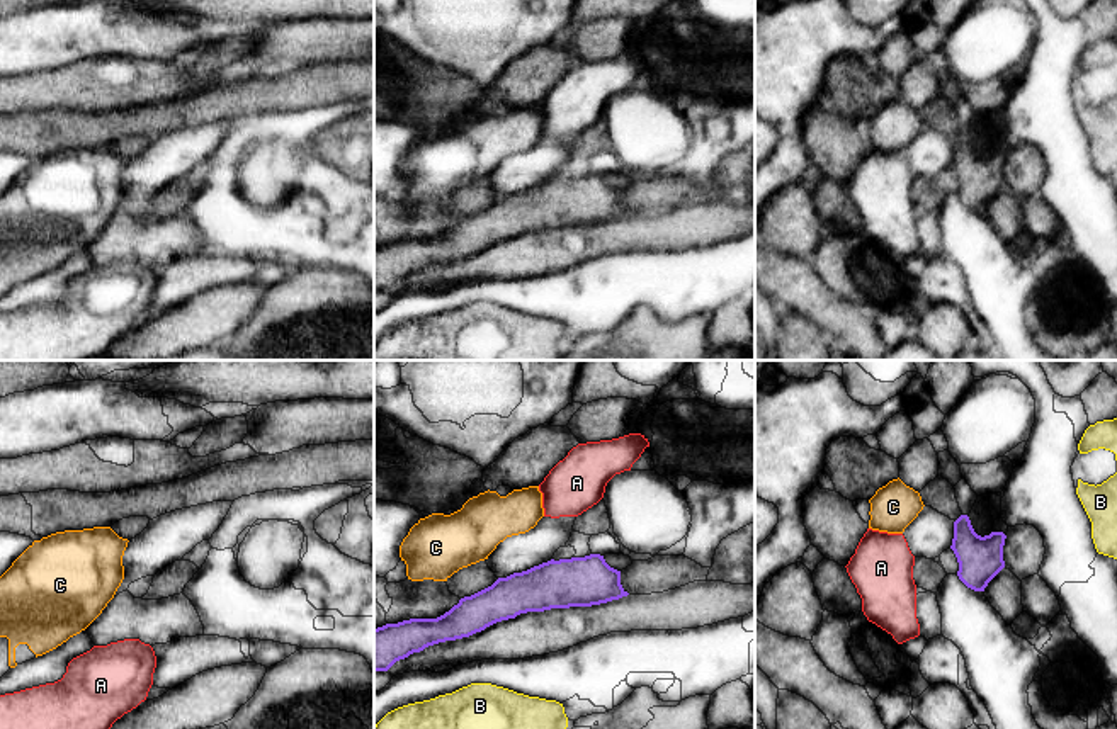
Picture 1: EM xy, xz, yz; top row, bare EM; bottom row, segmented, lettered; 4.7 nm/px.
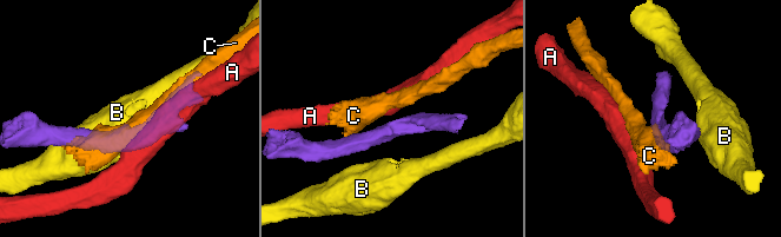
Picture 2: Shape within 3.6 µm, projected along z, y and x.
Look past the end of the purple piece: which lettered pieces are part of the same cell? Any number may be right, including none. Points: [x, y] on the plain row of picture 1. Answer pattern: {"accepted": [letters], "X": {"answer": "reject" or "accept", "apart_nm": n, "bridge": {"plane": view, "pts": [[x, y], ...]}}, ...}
{"accepted": [], "A": {"answer": "reject", "apart_nm": 180, "bridge": {"plane": "yz", "pts": [[951, 167], [913, 175]]}}, "B": {"answer": "reject", "apart_nm": 180, "bridge": {"plane": "xz", "pts": [[386, 289], [398, 327]]}}, "C": {"answer": "reject", "apart_nm": 110, "bridge": {"plane": "xz", "pts": [[498, 197], [487, 177]]}}}

